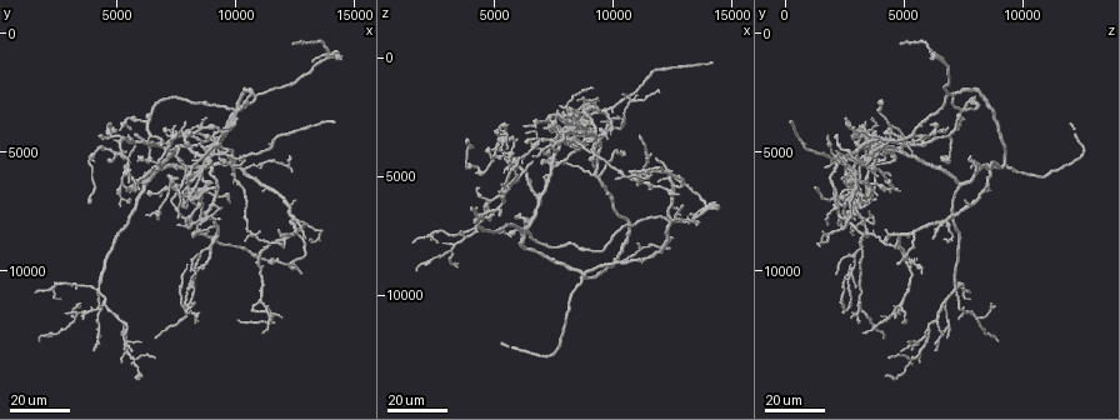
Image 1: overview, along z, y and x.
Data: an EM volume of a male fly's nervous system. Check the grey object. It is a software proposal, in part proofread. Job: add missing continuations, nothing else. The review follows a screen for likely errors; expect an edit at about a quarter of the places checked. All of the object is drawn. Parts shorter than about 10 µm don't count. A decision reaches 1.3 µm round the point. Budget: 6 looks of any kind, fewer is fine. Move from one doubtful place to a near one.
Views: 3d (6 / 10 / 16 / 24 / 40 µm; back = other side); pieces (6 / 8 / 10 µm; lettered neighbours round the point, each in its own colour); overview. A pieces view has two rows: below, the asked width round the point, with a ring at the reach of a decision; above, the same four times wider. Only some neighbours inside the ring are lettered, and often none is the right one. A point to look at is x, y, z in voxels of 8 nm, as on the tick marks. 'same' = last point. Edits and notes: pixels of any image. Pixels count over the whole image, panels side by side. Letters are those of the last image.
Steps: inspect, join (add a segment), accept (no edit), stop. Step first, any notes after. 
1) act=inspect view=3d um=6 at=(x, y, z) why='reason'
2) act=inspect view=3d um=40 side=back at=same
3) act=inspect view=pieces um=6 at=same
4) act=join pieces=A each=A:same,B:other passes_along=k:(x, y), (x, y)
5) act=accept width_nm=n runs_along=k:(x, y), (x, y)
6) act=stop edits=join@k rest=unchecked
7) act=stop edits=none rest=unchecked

act=inspect view=3d um=24 at=(5600, 13500, 5000) why='branch stops here'

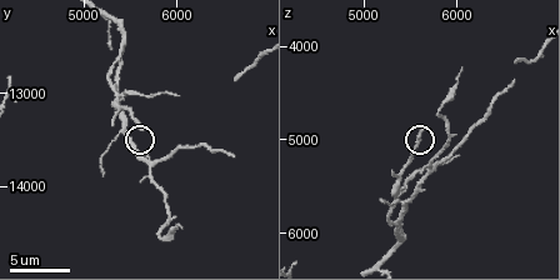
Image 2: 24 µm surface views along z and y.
act=inspect view=pieces um=10 at=(5650, 13400, 4900) why='see the neighbours'

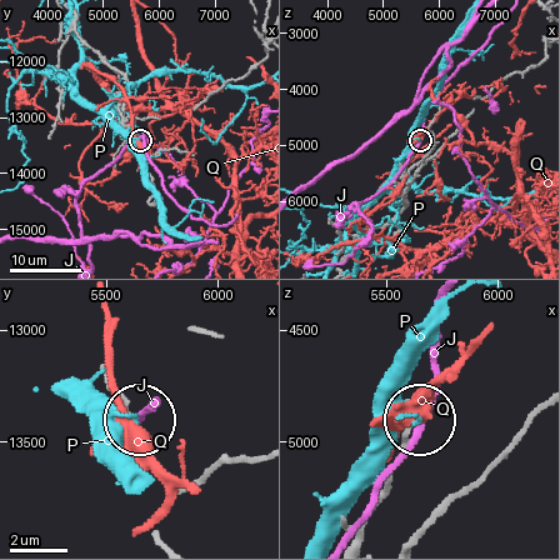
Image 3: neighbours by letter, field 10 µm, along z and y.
act=accept each=J:other,P:other,Q:other found='no lettered segment goes on from it'

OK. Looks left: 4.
act=inspect view=3d um=16 at=(3900, 7200, 3600) why='end of a long branch'

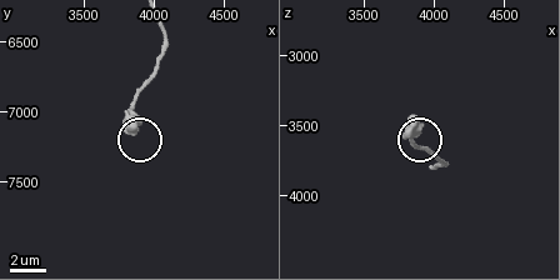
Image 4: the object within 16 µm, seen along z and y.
act=inspect view=pieces um=6 at=(3880, 7140, 3480)

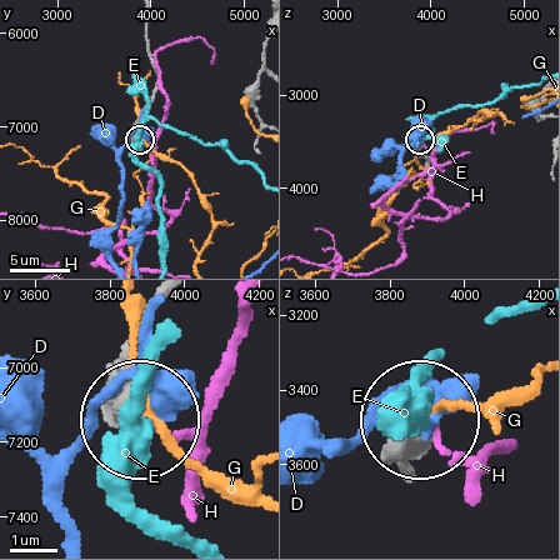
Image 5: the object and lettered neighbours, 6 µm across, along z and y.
act=accept each=D:other,E:other,G:other,H:other found='no lettered segment goes on from it'

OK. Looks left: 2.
act=inspect view=3d um=16 at=(12900, 8600, 6300) why='free end'

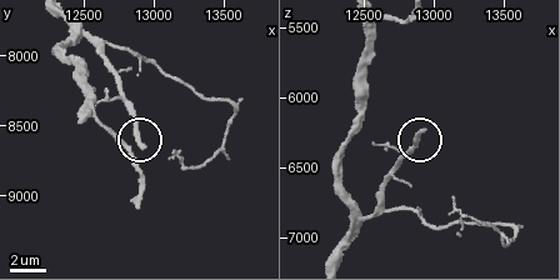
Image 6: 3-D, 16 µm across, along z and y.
act=inspect view=pieces um=8 at=(12900, 8620, 6240)

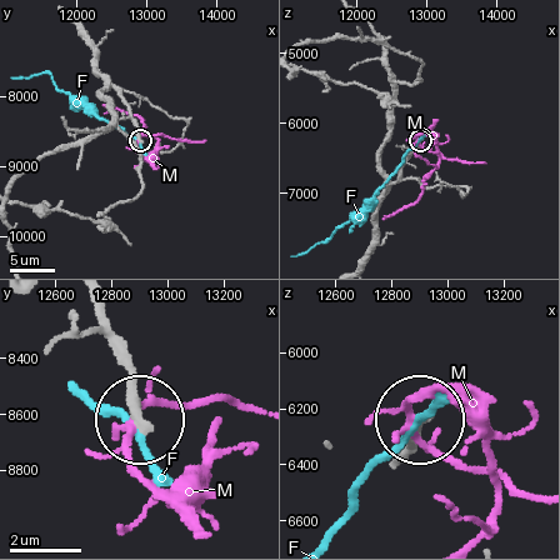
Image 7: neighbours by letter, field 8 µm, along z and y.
act=accept each=F:other,M:other runs_along=7:(100, 308), (139, 413) found='no lettered segment goes on from it'

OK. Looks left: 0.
act=stop edits=none rest=unchecked

